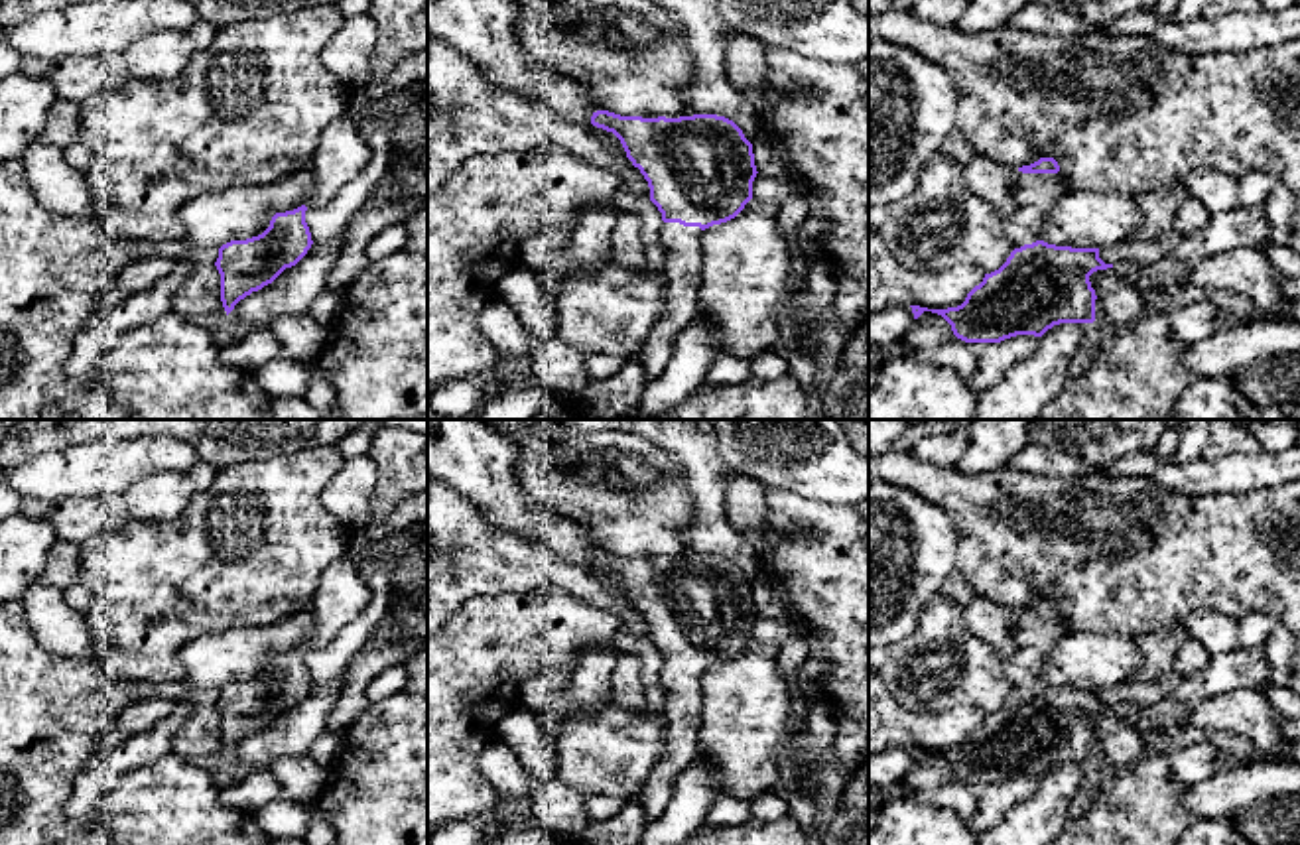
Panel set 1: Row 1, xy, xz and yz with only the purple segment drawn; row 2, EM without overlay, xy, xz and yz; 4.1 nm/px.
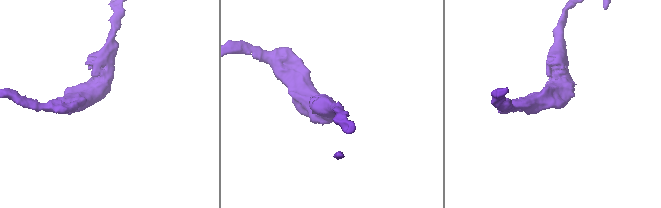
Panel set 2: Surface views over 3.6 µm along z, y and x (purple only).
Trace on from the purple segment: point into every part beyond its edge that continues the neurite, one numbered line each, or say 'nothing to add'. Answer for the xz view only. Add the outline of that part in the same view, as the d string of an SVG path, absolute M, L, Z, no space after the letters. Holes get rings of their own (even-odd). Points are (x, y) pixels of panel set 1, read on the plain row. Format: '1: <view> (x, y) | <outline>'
1: xz (682, 686) | M662 664L660 680L666 693L668 741L638 802L646 823L656 821L664 813L678 776L697 752L699 709L703 701L701 674L699 668Z

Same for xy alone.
nothing to add

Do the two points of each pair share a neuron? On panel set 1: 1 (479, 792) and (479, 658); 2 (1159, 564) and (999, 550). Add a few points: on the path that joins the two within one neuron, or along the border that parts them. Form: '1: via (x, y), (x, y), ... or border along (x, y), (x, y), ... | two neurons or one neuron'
1: via (455, 759), (455, 692) | one neuron
2: via (1119, 566), (1080, 574), (1039, 548) | one neuron

